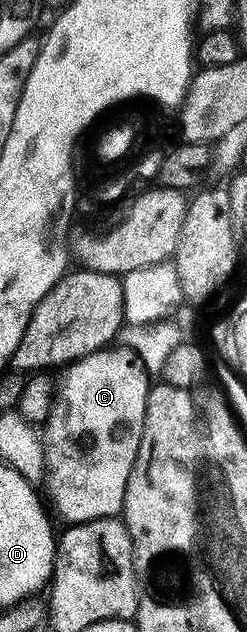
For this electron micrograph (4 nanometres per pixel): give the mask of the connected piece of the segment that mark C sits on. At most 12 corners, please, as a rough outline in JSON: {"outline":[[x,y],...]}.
{"outline":[[111,345],[55,383],[41,435],[68,524],[116,518],[149,374]]}

